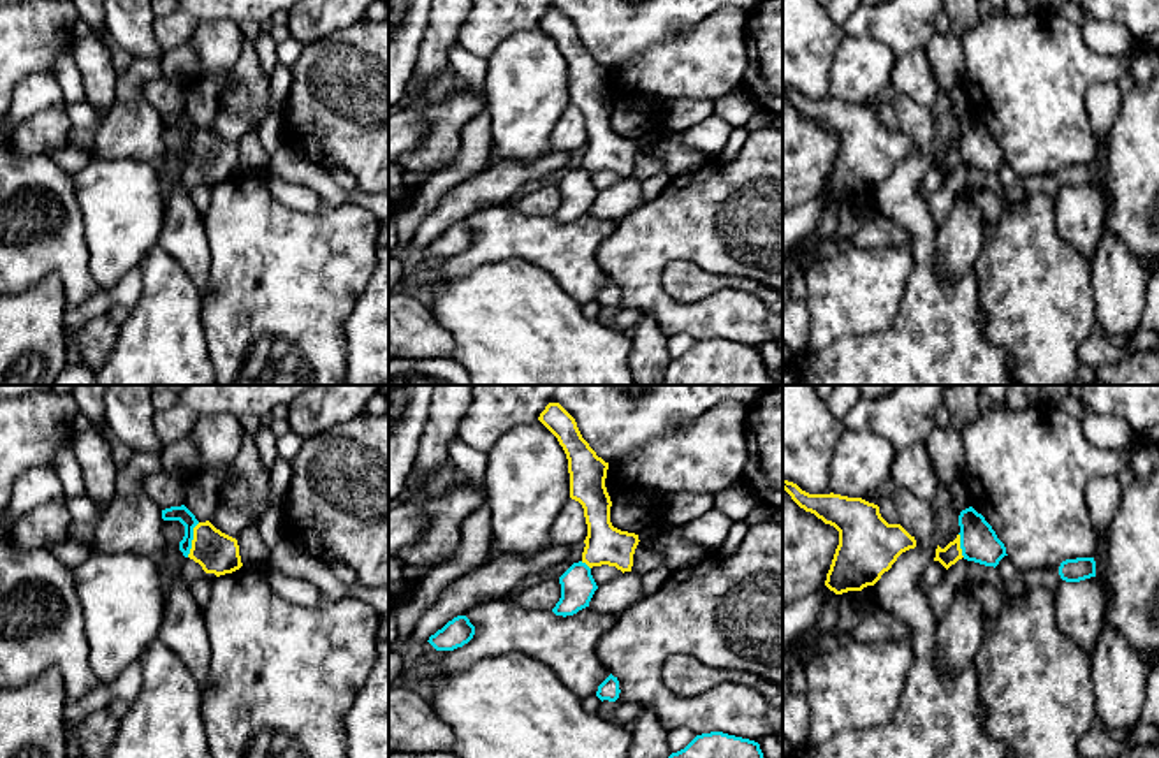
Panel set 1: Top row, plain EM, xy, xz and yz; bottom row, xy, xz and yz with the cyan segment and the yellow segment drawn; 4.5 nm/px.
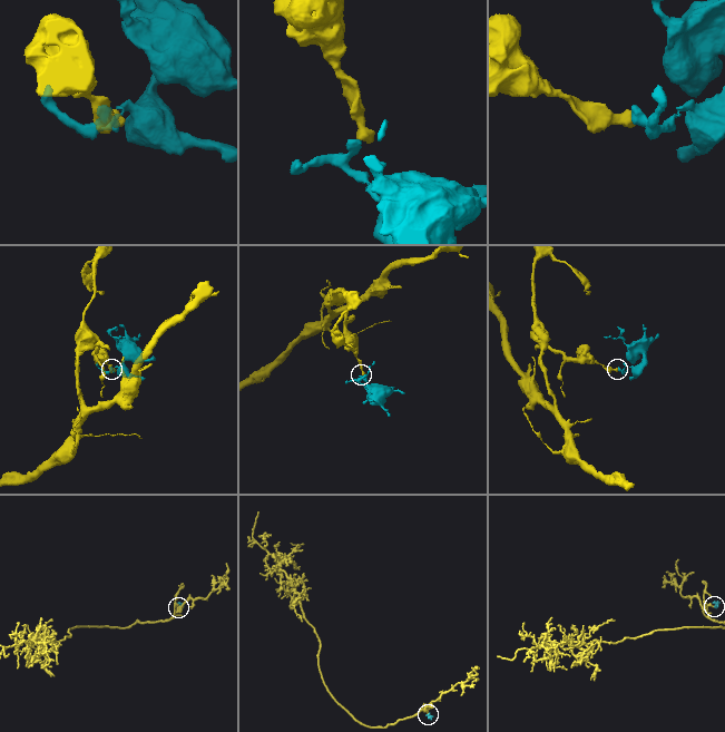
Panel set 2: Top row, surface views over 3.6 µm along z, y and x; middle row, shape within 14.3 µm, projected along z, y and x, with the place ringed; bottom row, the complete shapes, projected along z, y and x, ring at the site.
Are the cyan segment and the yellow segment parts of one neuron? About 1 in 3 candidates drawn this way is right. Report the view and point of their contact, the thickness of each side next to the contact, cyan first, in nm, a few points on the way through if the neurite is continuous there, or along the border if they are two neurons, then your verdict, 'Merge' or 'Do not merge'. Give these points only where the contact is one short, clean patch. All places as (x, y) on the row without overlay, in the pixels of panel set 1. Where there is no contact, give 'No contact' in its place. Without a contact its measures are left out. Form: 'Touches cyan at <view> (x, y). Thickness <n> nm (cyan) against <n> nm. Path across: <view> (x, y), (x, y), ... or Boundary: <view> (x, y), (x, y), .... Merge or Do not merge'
Touches cyan at xy (192, 145). Thickness 70 nm (cyan) against 190 nm. Boundary: xy (199, 129), (194, 134), (192, 153), (187, 162). Do not merge

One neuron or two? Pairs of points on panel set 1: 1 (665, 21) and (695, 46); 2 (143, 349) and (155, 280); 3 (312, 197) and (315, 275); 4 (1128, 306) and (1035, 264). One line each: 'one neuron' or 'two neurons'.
1: two neurons
2: one neuron
3: two neurons
4: two neurons

